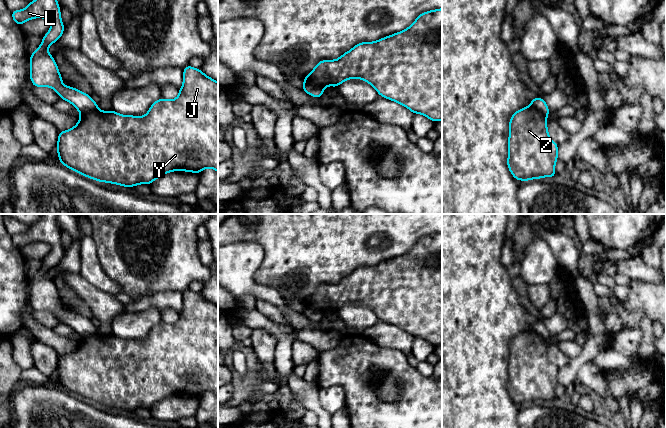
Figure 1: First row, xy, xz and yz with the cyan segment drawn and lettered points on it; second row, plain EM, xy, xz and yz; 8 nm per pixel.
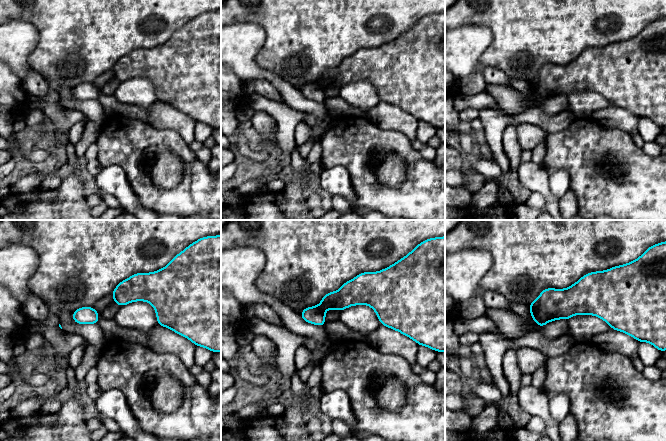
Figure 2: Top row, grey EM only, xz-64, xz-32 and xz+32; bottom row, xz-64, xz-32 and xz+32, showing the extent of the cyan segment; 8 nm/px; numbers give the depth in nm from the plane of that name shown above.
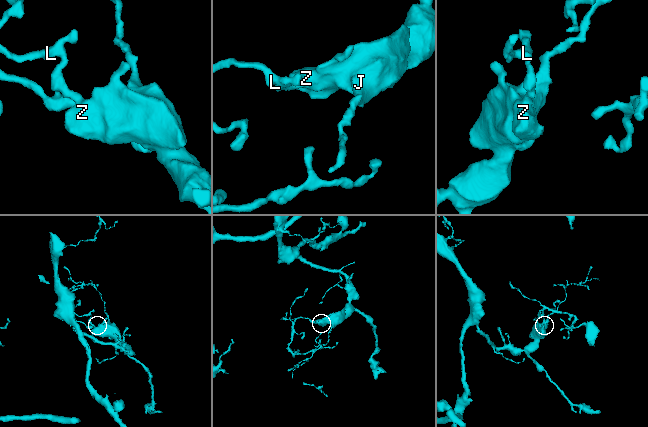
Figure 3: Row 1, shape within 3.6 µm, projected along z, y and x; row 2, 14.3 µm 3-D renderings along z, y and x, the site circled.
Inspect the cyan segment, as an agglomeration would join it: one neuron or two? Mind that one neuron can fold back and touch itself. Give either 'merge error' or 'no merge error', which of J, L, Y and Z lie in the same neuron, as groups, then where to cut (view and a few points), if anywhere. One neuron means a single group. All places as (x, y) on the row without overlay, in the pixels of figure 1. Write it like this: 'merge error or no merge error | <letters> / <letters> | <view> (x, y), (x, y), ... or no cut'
merge error | J Y Z / L | xz (304, 302), (315, 310), (322, 312)

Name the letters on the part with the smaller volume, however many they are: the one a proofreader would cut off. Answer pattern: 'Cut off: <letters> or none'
Cut off: L

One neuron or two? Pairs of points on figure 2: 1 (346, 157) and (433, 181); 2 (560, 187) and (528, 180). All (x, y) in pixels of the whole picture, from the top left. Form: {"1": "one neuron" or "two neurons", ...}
{"1": "one neuron", "2": "two neurons"}

